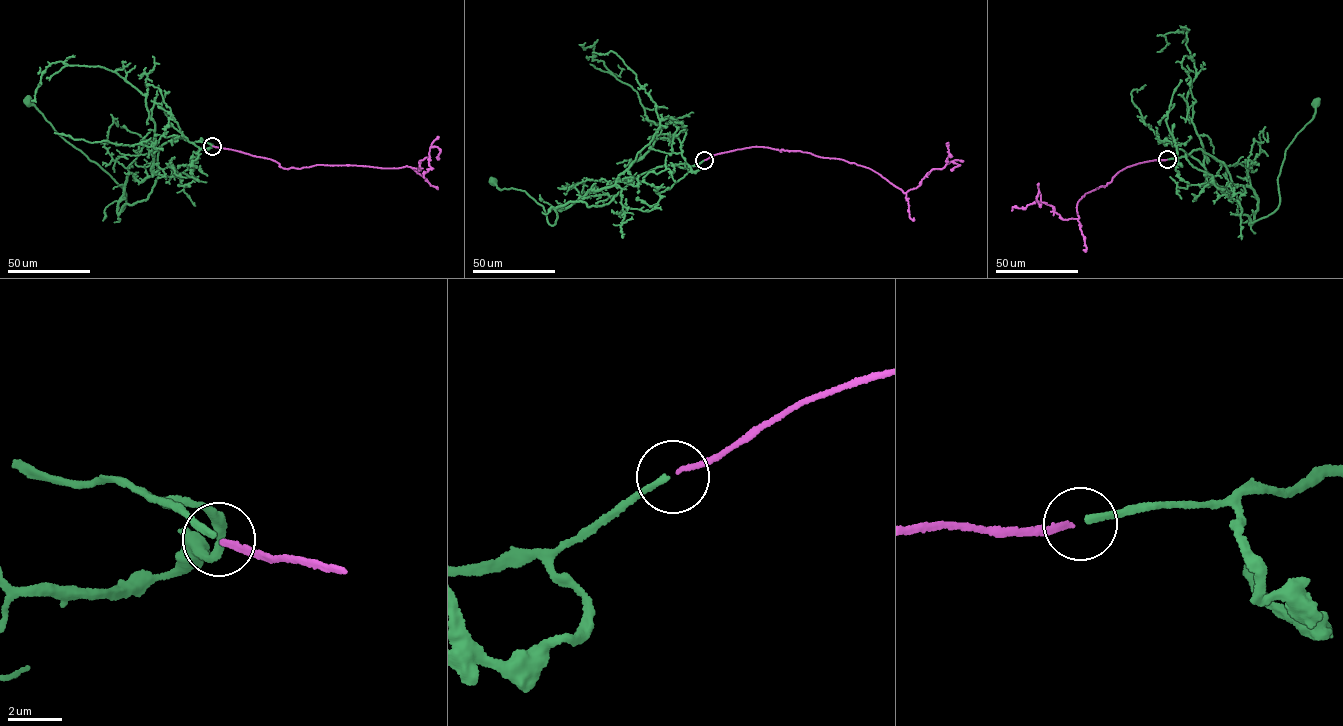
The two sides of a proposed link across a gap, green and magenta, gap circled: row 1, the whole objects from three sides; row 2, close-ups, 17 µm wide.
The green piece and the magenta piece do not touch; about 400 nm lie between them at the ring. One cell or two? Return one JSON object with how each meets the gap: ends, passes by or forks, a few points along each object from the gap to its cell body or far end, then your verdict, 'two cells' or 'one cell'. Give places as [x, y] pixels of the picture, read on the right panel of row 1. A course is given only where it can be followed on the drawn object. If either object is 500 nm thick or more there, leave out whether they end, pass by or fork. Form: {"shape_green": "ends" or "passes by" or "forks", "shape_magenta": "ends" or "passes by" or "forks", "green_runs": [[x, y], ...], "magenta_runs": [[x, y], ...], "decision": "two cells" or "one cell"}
{"shape_green": "ends", "shape_magenta": "ends", "green_runs": [[1167, 159], [1199, 148], [1223, 162], [1235, 213], [1253, 223], [1277, 209], [1285, 151], [1312, 119], [1315, 102]], "magenta_runs": [[1167, 159], [1127, 167], [1106, 186], [1086, 193], [1078, 201], [1078, 218], [1063, 219], [1038, 201], [1011, 210]], "decision": "one cell"}

